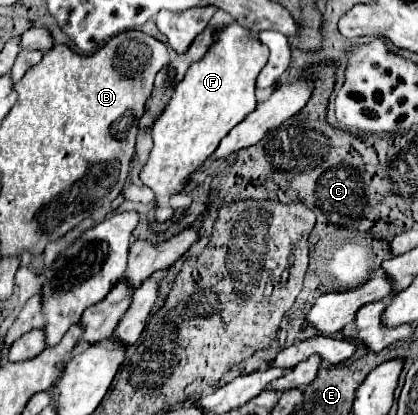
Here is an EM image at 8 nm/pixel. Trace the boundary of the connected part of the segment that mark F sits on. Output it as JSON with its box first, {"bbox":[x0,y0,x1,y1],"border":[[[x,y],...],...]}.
{"bbox":[140,21,268,221],"border":[[[236,21],[218,29],[218,35],[214,37],[216,41],[210,45],[210,51],[206,51],[198,63],[188,67],[170,103],[154,123],[154,147],[140,179],[156,193],[156,221],[172,217],[172,207],[168,205],[170,195],[184,189],[188,183],[186,179],[216,151],[220,139],[254,111],[256,105],[256,79],[266,65],[268,47],[252,37],[248,27],[242,27]]]}

